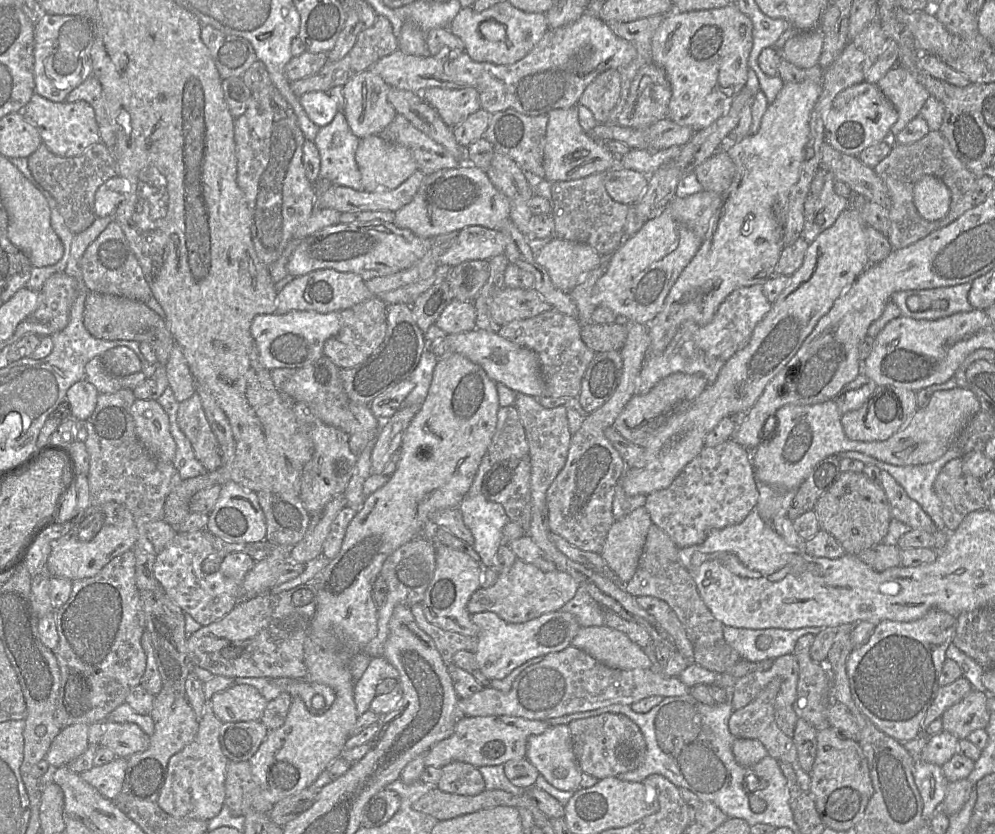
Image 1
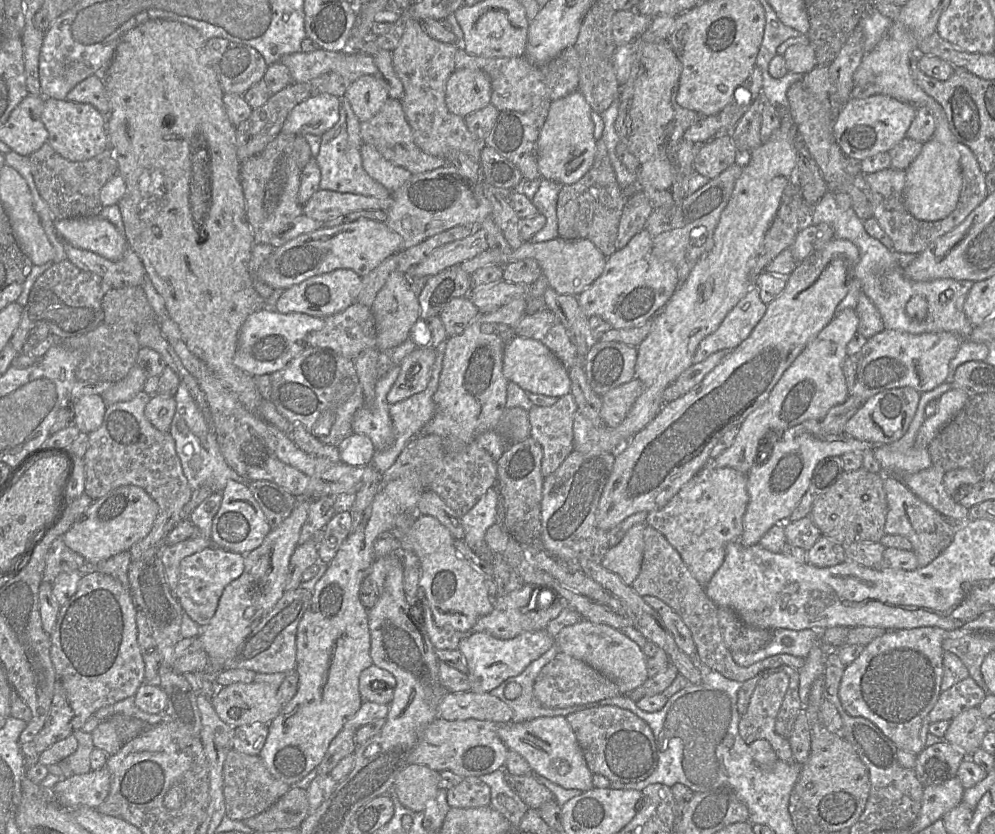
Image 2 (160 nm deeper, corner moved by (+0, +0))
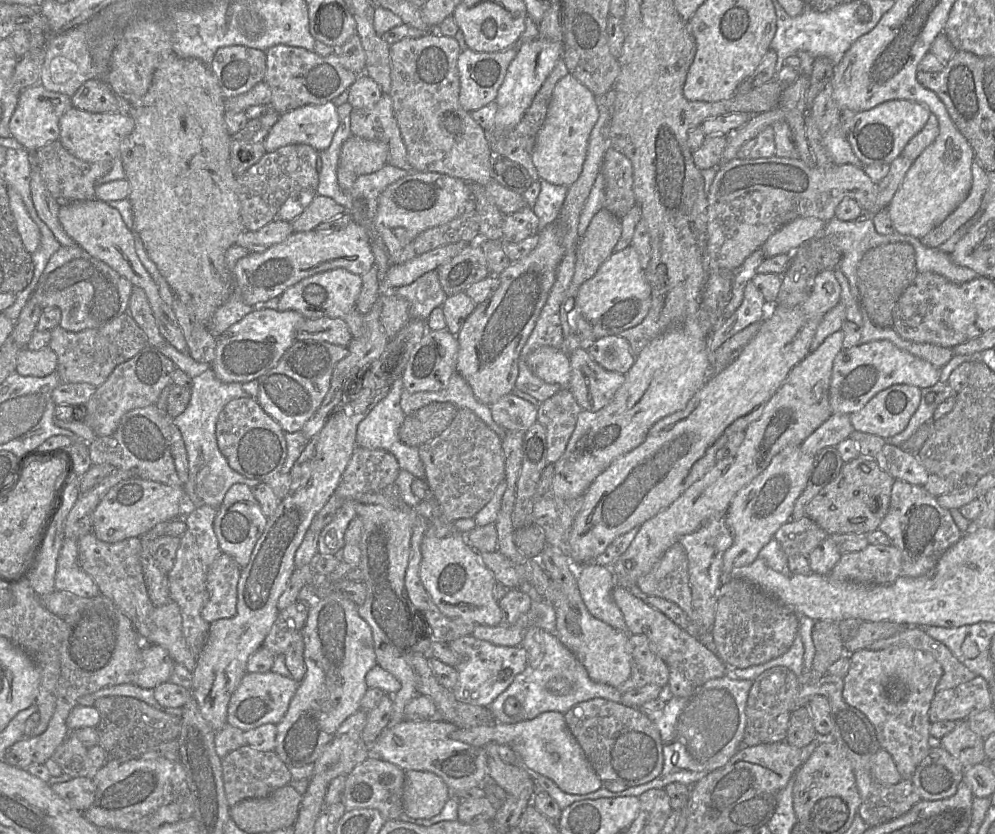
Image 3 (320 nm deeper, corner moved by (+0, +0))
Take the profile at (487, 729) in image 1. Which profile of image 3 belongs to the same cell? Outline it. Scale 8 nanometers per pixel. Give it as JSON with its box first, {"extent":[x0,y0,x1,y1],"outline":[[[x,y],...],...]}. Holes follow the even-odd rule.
{"extent":[369,720,488,791],"outline":[[[402,720],[386,727],[369,746],[370,755],[391,762],[404,771],[429,771],[441,777],[448,789],[466,791],[480,786],[488,777],[484,747],[453,740],[450,733],[458,729],[447,721]]]}

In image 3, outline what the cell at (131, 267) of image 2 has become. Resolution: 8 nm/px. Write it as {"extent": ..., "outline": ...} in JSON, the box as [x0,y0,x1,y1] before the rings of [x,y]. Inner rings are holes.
{"extent":[30,153,76,246],"outline":[[[31,153],[31,182],[30,182],[30,190],[31,190],[31,196],[32,201],[35,206],[35,209],[37,211],[37,214],[39,218],[48,226],[48,228],[53,233],[56,240],[59,242],[61,246],[72,246],[76,243],[67,235],[67,233],[62,228],[59,219],[58,219],[58,211],[60,206],[55,201],[55,199],[52,197],[50,192],[47,190],[39,168],[32,163],[32,153]]]}

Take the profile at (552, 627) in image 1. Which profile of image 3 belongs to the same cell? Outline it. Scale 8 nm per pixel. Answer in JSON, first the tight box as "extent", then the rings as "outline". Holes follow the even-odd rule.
{"extent":[449,635,528,707],"outline":[[[473,635],[455,639],[449,646],[458,657],[455,667],[458,680],[452,691],[455,698],[463,703],[488,707],[528,664],[527,651],[522,646],[497,646]]]}

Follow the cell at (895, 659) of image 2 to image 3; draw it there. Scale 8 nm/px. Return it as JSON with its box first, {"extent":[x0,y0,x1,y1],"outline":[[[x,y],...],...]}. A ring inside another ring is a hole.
{"extent":[843,646,942,779],"outline":[[[890,646],[878,651],[860,649],[850,656],[850,667],[843,677],[843,699],[869,719],[876,731],[881,749],[890,753],[902,779],[911,779],[931,748],[928,743],[931,726],[929,709],[942,674],[941,664],[931,653],[910,647]]]}

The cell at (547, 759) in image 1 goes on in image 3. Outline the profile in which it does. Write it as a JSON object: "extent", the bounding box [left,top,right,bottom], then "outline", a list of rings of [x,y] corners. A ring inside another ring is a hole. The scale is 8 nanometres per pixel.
{"extent":[450,711,603,794],"outline":[[[549,711],[530,720],[512,724],[494,723],[475,727],[458,727],[450,738],[472,746],[484,747],[487,743],[508,745],[517,754],[518,761],[530,773],[538,773],[553,780],[561,790],[569,794],[586,794],[603,786],[583,748],[569,729],[565,714]]]}

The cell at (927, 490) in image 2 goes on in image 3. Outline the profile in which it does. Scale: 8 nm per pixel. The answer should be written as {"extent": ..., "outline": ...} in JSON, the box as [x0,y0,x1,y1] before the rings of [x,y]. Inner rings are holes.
{"extent":[875,443,930,486],"outline":[[[886,443],[877,454],[875,461],[881,470],[895,480],[924,486],[929,479],[930,474],[916,454],[904,451],[898,446]]]}

